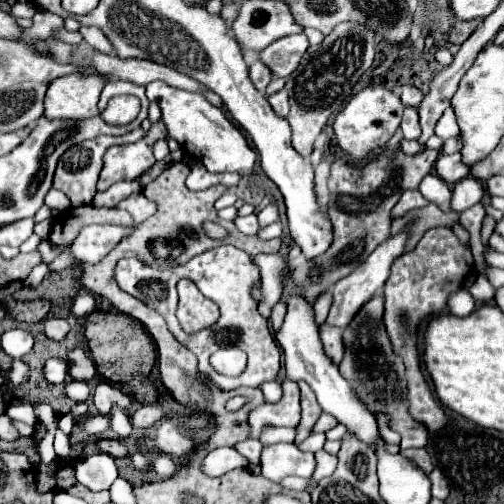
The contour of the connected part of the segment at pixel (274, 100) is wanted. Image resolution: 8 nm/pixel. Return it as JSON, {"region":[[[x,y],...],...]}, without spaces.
{"region":[[[284,89],[278,91],[278,93],[268,95],[268,103],[270,103],[272,109],[276,111],[276,115],[286,117],[286,113],[288,113],[288,93],[286,93]]]}

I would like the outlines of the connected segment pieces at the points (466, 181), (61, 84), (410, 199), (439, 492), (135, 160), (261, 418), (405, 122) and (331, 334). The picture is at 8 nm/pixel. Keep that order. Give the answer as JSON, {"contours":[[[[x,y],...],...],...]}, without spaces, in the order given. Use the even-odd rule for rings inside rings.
{"contours":[[[[468,175],[462,181],[456,183],[452,199],[450,199],[450,209],[456,213],[462,213],[464,209],[480,203],[486,195],[486,187],[482,181],[478,181],[476,177]]],[[[72,73],[58,77],[50,83],[44,99],[44,115],[48,119],[86,119],[94,117],[98,111],[98,97],[104,85],[108,83],[106,75],[82,75],[82,73]]],[[[406,191],[400,201],[394,205],[392,209],[392,219],[398,219],[398,217],[404,217],[408,211],[412,209],[420,209],[420,207],[426,207],[428,201],[420,195],[420,191]]],[[[434,469],[428,477],[430,477],[430,481],[432,481],[432,497],[436,497],[436,499],[442,499],[442,501],[444,501],[444,499],[448,497],[448,491],[450,491],[446,477],[442,475],[442,471],[440,471],[440,469]]],[[[154,123],[146,137],[132,143],[132,145],[116,145],[110,147],[104,155],[104,169],[98,179],[98,191],[106,191],[110,185],[118,181],[132,181],[140,177],[144,171],[148,171],[156,159],[152,155],[152,145],[156,139],[164,137],[164,125]]],[[[284,379],[284,395],[278,403],[262,403],[248,413],[250,439],[260,439],[268,427],[296,427],[300,423],[300,389],[298,383]]],[[[412,107],[404,109],[404,117],[402,117],[402,125],[400,125],[404,139],[418,139],[420,137],[420,123],[418,123],[418,111]]],[[[324,321],[322,327],[320,327],[320,337],[322,337],[322,343],[324,343],[324,349],[328,353],[328,357],[334,361],[334,363],[340,363],[342,361],[342,329],[338,327],[328,327],[330,323]]]]}

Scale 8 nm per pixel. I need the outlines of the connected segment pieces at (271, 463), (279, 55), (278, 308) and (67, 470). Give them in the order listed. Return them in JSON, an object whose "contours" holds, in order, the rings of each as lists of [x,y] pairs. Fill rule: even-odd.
{"contours":[[[[276,443],[262,449],[260,467],[266,479],[280,483],[288,475],[308,479],[314,473],[316,461],[312,453],[298,451],[294,443]]],[[[304,33],[288,35],[272,45],[268,45],[258,57],[270,65],[270,71],[276,73],[276,77],[288,77],[300,63],[300,57],[308,49],[308,37]]],[[[278,301],[278,303],[272,307],[272,317],[270,317],[270,321],[272,321],[272,329],[274,329],[274,331],[280,329],[282,321],[284,321],[284,313],[286,313],[286,305],[284,305],[282,301]]],[[[64,466],[57,472],[56,487],[62,490],[68,490],[77,483],[75,471],[72,466]]]]}

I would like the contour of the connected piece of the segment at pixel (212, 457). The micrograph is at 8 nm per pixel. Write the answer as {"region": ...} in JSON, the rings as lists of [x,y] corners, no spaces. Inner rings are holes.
{"region":[[[220,447],[208,453],[208,457],[204,459],[202,471],[210,477],[220,477],[236,467],[244,467],[244,461],[248,461],[246,457],[242,457],[240,453],[236,453],[232,447]]]}

